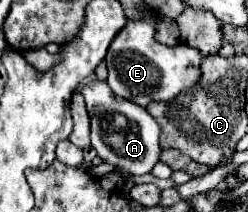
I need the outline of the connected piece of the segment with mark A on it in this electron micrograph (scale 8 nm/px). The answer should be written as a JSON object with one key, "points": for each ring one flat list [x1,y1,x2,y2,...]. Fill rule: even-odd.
{"points":[[89,81,81,93,85,97,85,105,91,117,91,145,95,147,97,155,103,161,111,163,113,167,125,169,127,173,133,173,133,175,149,173,153,165,159,163,159,157,163,151,159,145,161,129,157,121,149,113,145,113,145,109,139,107,137,103,127,103,125,99,119,99,117,95,113,95,113,91,105,81],[113,115,125,117,127,125,123,127,115,123]]}

